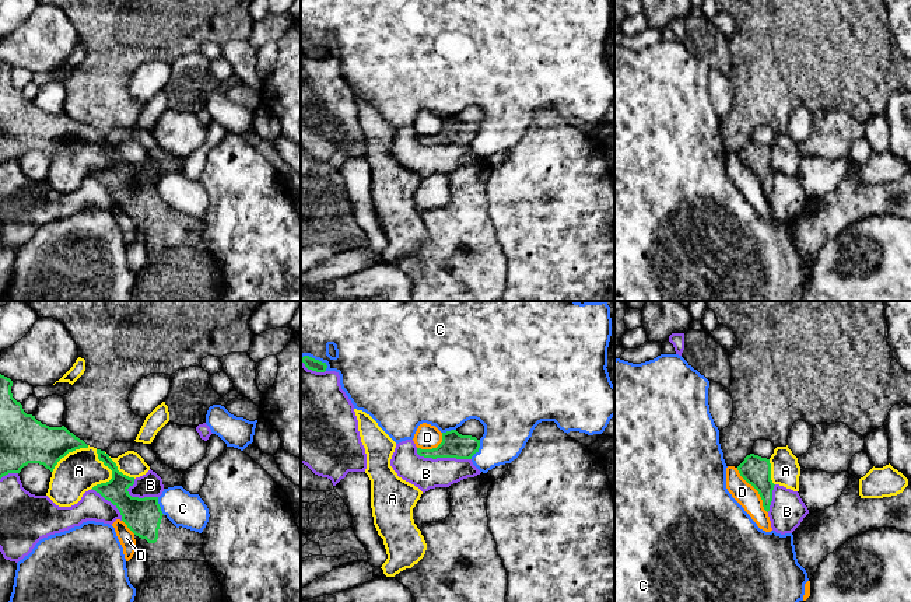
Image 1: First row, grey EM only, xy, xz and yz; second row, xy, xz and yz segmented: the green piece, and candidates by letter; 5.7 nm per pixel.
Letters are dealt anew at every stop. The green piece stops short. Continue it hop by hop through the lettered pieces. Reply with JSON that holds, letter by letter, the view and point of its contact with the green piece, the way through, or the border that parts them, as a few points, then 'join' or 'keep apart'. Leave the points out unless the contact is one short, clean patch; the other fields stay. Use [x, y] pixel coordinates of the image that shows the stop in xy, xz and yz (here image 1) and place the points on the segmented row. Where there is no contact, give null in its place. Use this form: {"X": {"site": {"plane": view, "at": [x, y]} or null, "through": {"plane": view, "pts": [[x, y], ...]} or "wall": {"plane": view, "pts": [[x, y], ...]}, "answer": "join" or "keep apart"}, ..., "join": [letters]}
{"A": {"site": {"plane": "xy", "at": [112, 473]}, "answer": "keep apart"}, "B": {"site": {"plane": "xz", "at": [442, 457]}, "answer": "keep apart"}, "C": {"site": {"plane": "xz", "at": [477, 450]}, "answer": "keep apart"}, "D": {"site": {"plane": "yz", "at": [756, 489]}, "wall": {"plane": "yz", "pts": [[736, 468], [757, 492], [761, 506], [767, 513]]}, "answer": "keep apart"}, "join": []}

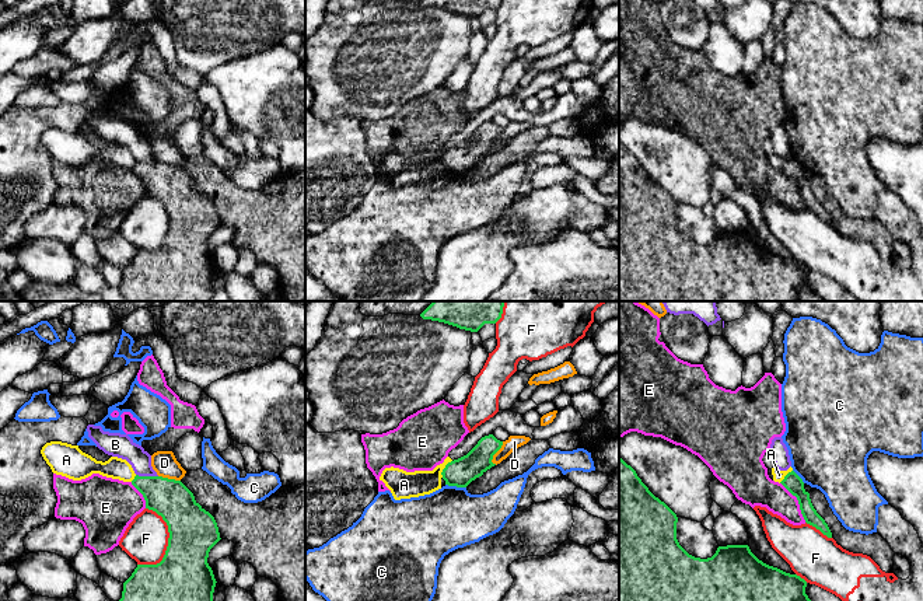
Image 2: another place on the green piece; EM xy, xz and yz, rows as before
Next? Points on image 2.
{"A": {"site": {"plane": "xz", "at": [444, 468]}, "wall": {"plane": "xz", "pts": [[451, 460], [443, 470], [441, 477]]}, "answer": "keep apart"}, "B": {"site": {"plane": "xy", "at": [147, 477]}, "wall": {"plane": "xy", "pts": [[136, 474], [157, 477]]}, "answer": "keep apart"}, "C": {"site": {"plane": "xz", "at": [455, 485]}, "answer": "keep apart"}, "D": {"site": {"plane": "xz", "at": [496, 451]}, "answer": "keep apart"}, "E": {"site": {"plane": "yz", "at": [799, 502]}, "answer": "keep apart"}, "F": {"site": {"plane": "xy", "at": [170, 534]}, "answer": "keep apart"}, "join": []}

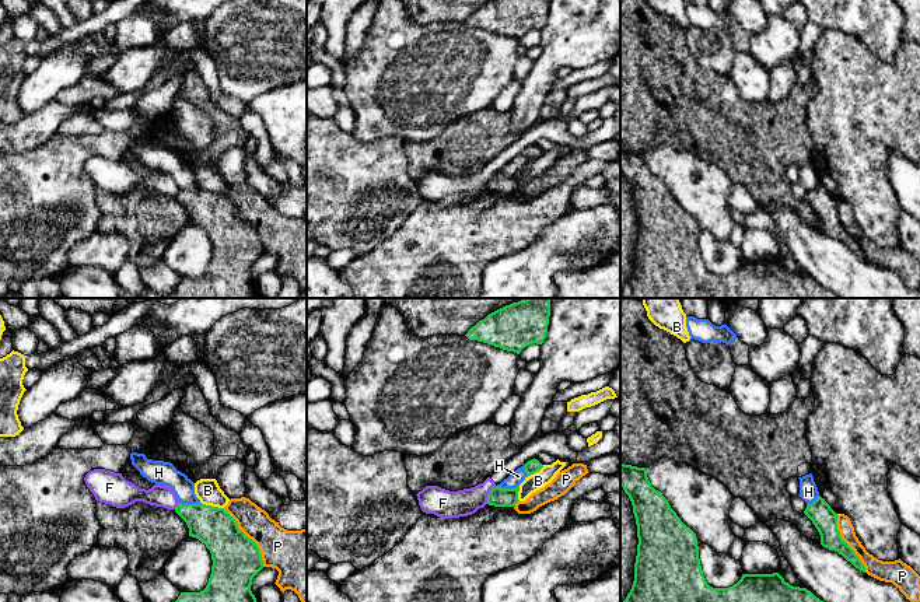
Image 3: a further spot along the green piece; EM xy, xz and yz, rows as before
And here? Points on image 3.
{"B": {"site": {"plane": "xy", "at": [213, 507]}, "answer": "keep apart"}, "F": {"site": {"plane": "xz", "at": [489, 494]}, "wall": {"plane": "xz", "pts": [[496, 486], [490, 490], [486, 503]]}, "answer": "keep apart"}, "H": {"site": {"plane": "xy", "at": [191, 504]}, "wall": {"plane": "xy", "pts": [[179, 501], [200, 504]]}, "answer": "keep apart"}, "P": {"site": {"plane": "xy", "at": [248, 538]}, "answer": "keep apart"}, "join": []}

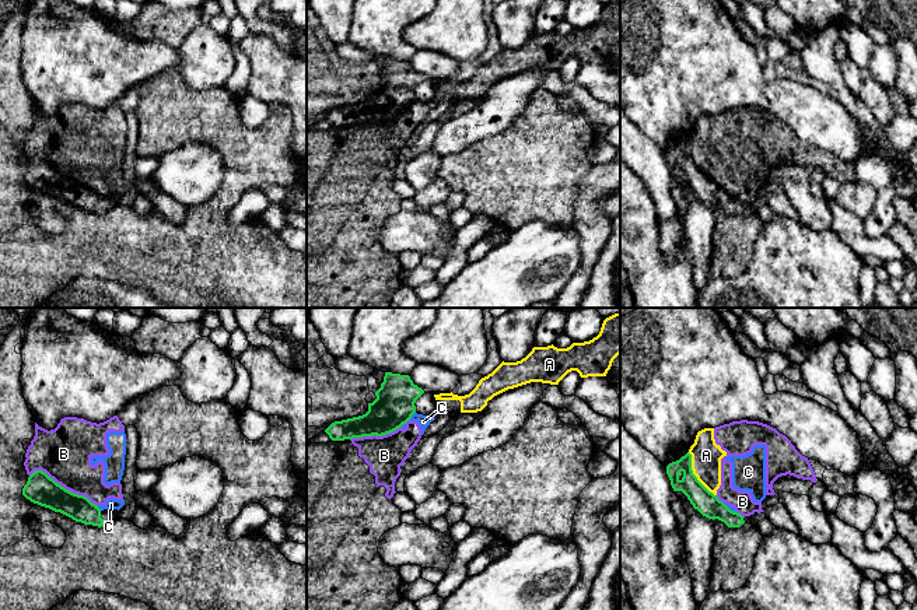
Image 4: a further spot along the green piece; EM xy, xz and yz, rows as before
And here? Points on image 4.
{"A": {"site": {"plane": "yz", "at": [693, 474]}, "wall": {"plane": "yz", "pts": [[688, 452], [692, 460], [692, 473], [716, 495]]}, "answer": "keep apart"}, "B": {"site": {"plane": "xy", "at": [63, 487]}, "answer": "keep apart"}, "C": {"site": {"plane": "xz", "at": [412, 414]}, "wall": {"plane": "xz", "pts": [[415, 412], [409, 419]]}, "answer": "keep apart"}, "join": []}

